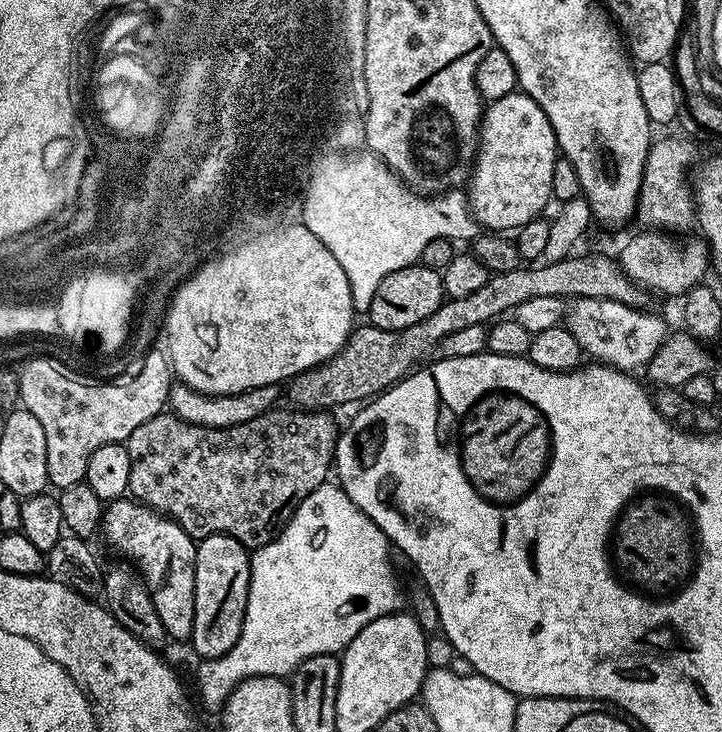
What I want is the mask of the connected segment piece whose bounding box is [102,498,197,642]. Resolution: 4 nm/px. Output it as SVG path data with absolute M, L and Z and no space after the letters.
M131 498L113 500L103 509L102 532L108 535L109 542L124 555L121 557L131 561L144 577L144 582L154 598L154 610L158 610L158 618L162 618L162 626L166 626L169 637L173 641L191 641L194 630L194 566L197 541L168 516L161 516L153 508L147 508L145 504Z

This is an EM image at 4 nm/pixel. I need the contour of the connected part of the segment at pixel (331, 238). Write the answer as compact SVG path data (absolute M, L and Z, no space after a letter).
M371 151L356 155L330 152L311 166L302 223L338 258L342 270L346 270L357 313L367 314L370 302L374 302L374 290L378 290L386 274L417 263L422 250L434 238L453 242L475 240L481 235L482 224L463 191L429 198L412 191Z

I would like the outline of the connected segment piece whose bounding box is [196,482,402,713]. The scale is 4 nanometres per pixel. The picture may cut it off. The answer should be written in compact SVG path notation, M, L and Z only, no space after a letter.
M325 482L322 486L318 486L318 490L311 492L296 507L296 513L288 519L287 524L280 529L280 535L266 546L257 548L251 553L250 590L246 602L246 618L242 622L242 634L238 634L238 642L234 642L234 646L226 654L222 654L217 660L200 660L198 664L200 669L196 672L196 688L200 691L200 700L204 703L205 710L219 713L227 702L229 694L244 680L249 680L255 676L288 678L296 671L298 665L310 658L343 653L344 647L354 639L358 630L370 626L370 622L374 622L374 618L382 618L389 612L401 611L400 588L396 585L396 576L392 573L391 566L388 565L388 548L390 549L390 542L382 534L379 526L344 493L339 483Z

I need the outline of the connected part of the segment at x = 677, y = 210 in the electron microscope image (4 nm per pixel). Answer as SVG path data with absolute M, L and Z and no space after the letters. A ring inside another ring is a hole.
M679 135L665 140L653 139L644 167L644 181L640 187L640 200L636 204L635 219L641 220L648 230L663 230L669 234L684 234L697 223L697 201L694 188L688 185L688 167L696 160L696 148L691 139ZM680 139L680 140L679 140Z

